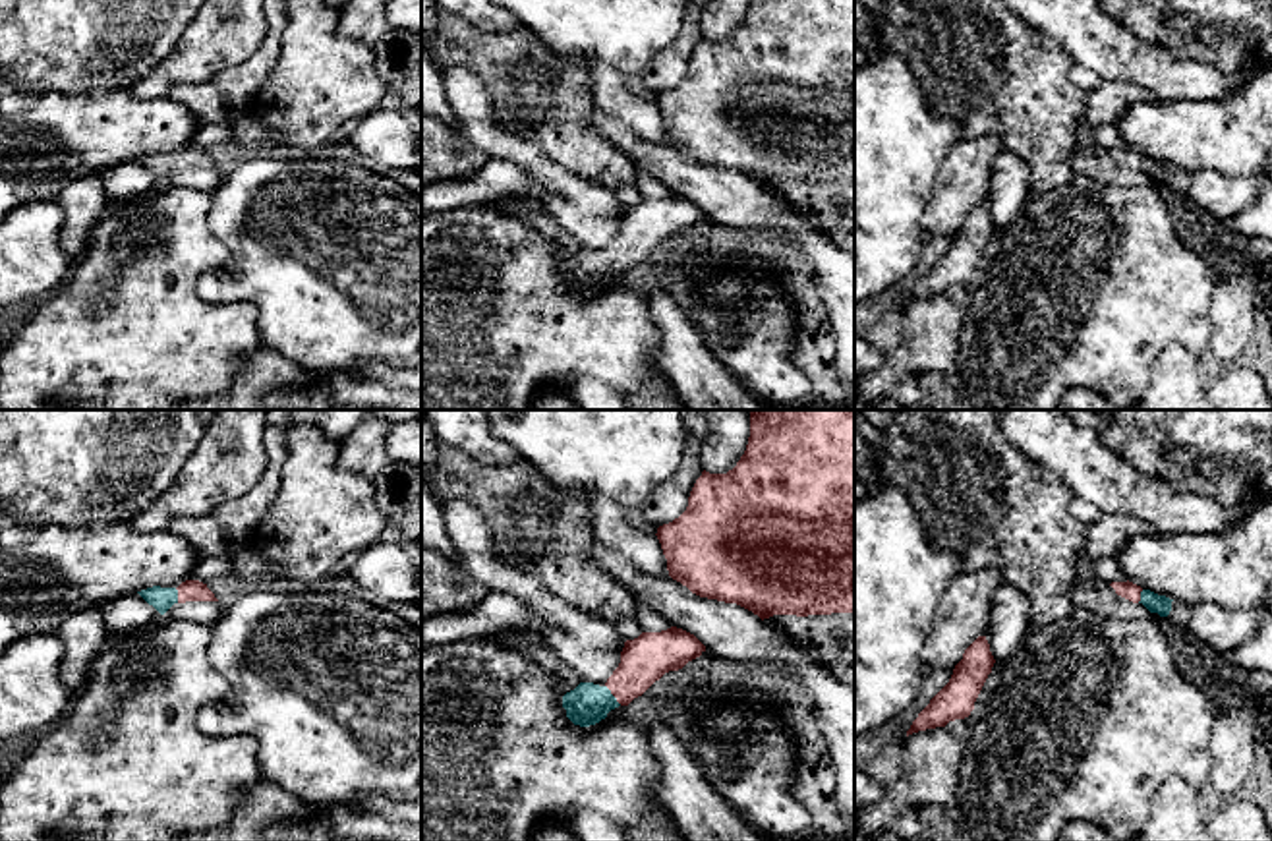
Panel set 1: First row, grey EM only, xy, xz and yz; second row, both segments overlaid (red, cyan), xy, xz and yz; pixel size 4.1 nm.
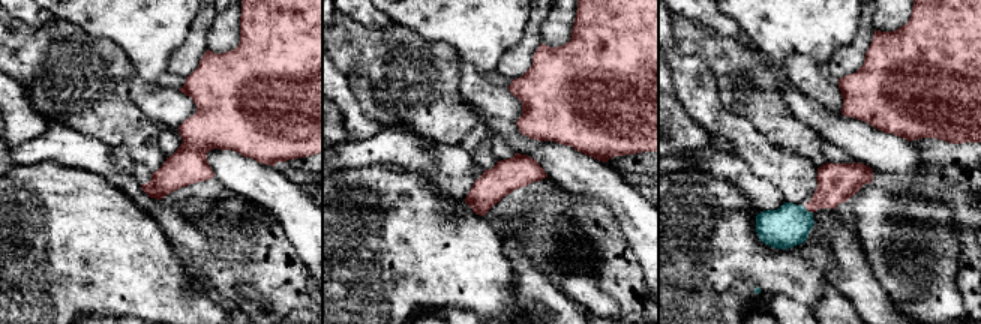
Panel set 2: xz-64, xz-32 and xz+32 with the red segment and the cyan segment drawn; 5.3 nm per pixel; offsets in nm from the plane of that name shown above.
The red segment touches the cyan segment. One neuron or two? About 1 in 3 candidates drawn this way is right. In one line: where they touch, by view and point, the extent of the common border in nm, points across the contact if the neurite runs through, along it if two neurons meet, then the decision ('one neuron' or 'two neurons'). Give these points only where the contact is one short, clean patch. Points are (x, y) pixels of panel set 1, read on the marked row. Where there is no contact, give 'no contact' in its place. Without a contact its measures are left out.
contact xz (611, 693); length 110 nm; way xz (644, 660), (611, 693), (586, 704); one neuron

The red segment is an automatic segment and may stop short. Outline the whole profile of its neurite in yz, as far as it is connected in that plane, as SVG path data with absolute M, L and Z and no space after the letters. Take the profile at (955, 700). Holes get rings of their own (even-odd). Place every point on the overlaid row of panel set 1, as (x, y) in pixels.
M978 636L955 665L949 682L930 700L912 721L907 737L918 731L945 727L949 721L965 719L992 673L996 659L986 636Z

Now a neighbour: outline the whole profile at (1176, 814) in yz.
M1171 775L1158 787L1148 822L1133 841L1214 841L1206 822L1199 791Z

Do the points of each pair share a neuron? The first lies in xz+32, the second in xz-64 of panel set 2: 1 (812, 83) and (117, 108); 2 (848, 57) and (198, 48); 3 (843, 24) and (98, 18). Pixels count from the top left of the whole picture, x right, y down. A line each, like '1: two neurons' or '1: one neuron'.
1: two neurons
2: one neuron
3: one neuron

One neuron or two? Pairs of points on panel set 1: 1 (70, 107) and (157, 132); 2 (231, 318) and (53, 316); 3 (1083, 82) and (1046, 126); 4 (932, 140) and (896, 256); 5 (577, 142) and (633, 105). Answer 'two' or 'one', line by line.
1: one
2: one
3: two
4: one
5: two

